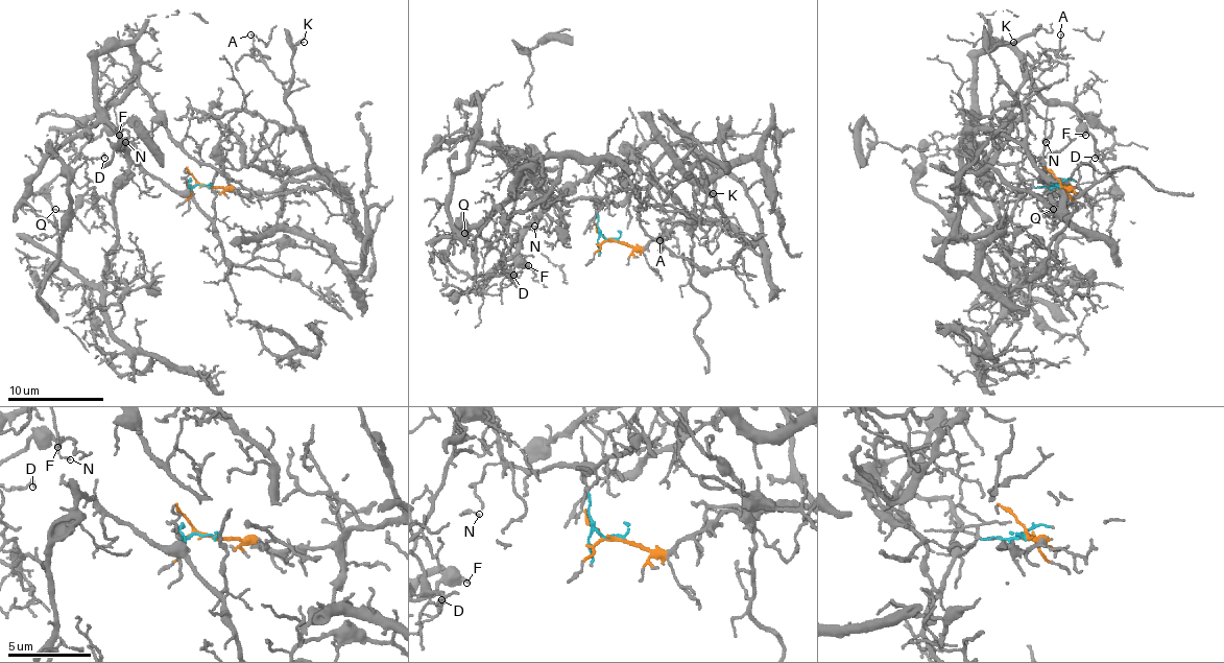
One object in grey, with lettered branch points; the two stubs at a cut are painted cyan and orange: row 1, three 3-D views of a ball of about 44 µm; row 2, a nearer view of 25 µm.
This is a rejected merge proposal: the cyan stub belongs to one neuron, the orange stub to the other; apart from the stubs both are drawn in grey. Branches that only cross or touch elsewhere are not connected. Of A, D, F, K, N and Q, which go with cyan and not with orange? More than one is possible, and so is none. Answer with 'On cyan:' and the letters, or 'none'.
On cyan: D, F, N, Q

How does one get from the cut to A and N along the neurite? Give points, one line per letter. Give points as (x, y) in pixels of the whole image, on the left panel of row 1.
A: (204, 186), (276, 193), (287, 183), (307, 181), (316, 171), (307, 138), (280, 83), (252, 51), (252, 34)
N: (204, 186), (167, 188), (117, 138), (97, 103), (97, 58), (117, 46), (134, 53), (115, 107), (126, 142)

